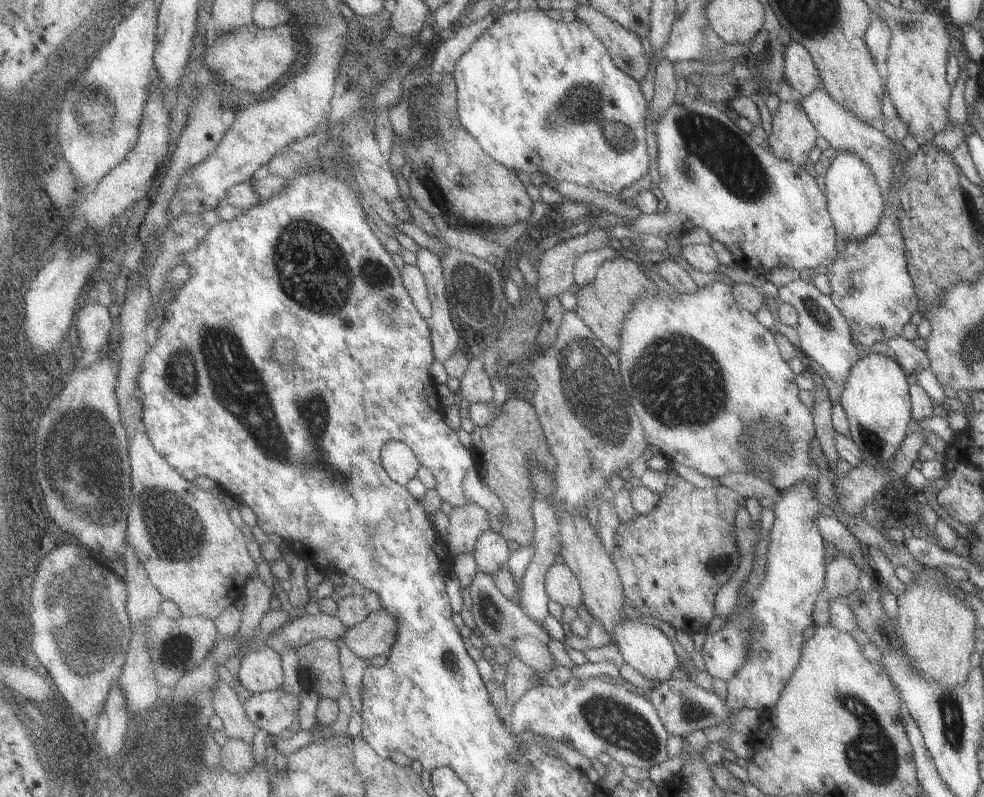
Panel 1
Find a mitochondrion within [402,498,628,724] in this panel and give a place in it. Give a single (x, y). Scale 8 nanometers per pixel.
(449, 666)

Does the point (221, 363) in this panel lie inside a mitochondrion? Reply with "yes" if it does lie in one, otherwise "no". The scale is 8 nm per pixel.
yes

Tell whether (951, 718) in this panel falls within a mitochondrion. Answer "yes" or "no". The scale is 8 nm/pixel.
yes

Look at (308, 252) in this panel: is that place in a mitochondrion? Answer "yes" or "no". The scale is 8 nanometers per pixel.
yes

